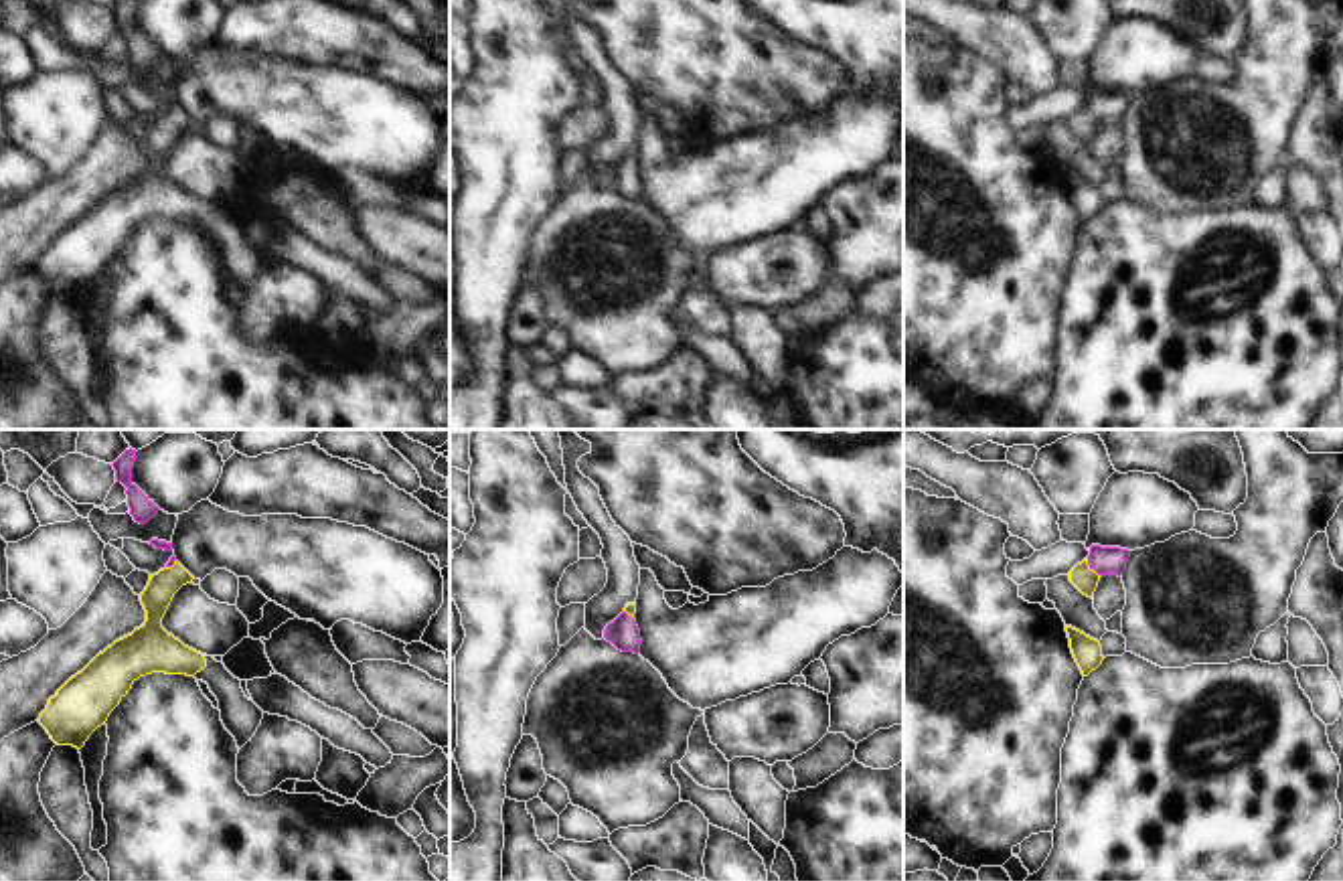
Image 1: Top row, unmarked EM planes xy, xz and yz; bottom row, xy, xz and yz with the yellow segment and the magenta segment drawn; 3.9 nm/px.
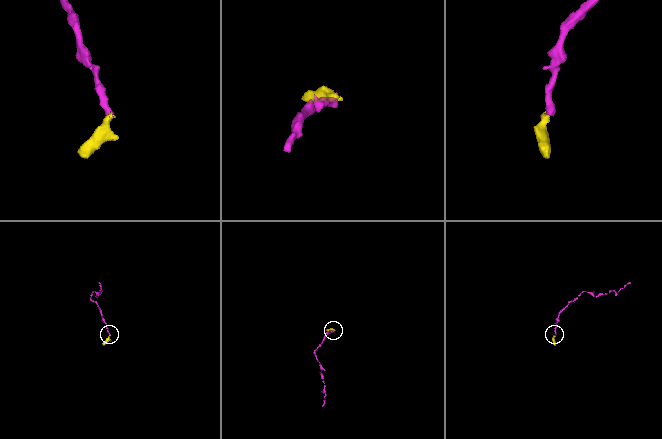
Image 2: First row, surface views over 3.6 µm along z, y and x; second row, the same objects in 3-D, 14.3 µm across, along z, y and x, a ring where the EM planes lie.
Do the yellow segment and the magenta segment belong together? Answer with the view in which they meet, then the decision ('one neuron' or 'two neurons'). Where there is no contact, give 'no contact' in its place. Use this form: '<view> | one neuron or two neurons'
yz | one neuron

